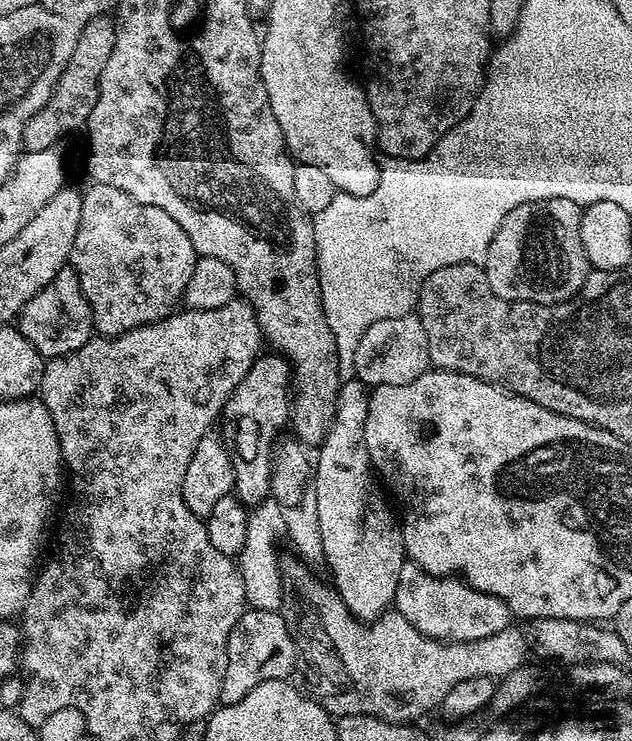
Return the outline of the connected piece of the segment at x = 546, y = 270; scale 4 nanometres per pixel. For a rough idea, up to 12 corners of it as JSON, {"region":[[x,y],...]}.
{"region":[[526,202],[482,261],[507,300],[561,304],[590,271],[581,205]]}

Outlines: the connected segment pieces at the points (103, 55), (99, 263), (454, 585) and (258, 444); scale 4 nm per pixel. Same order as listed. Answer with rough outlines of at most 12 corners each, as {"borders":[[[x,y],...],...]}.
{"borders":[[[116,20],[85,26],[52,97],[30,118],[25,153],[85,127],[116,41]],[[93,183],[70,267],[95,331],[173,315],[198,257],[166,210]],[[406,562],[395,611],[441,642],[510,626],[506,602]],[[261,355],[224,403],[234,492],[269,499],[292,369]]]}

